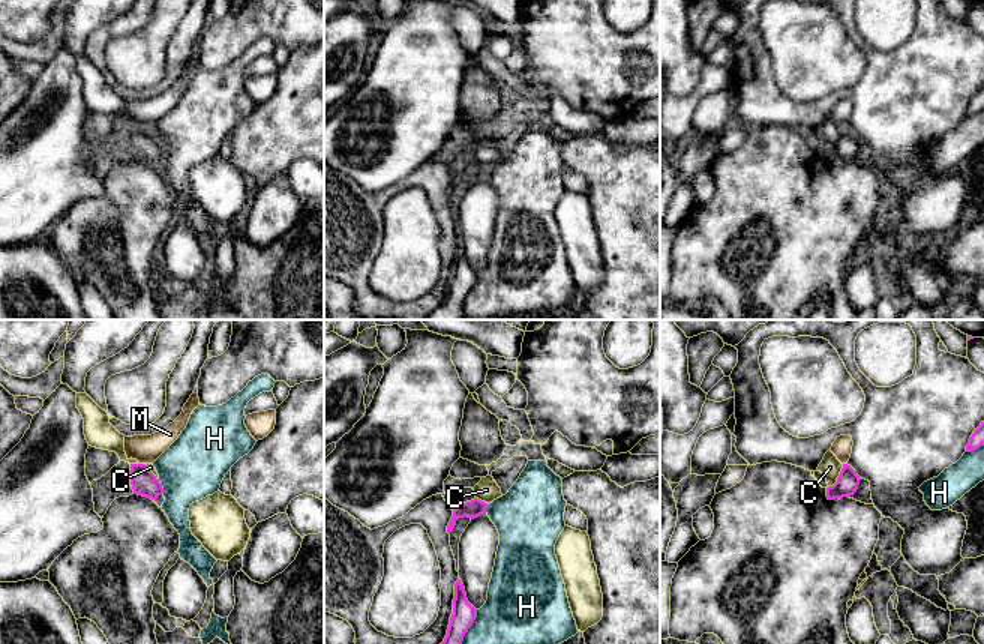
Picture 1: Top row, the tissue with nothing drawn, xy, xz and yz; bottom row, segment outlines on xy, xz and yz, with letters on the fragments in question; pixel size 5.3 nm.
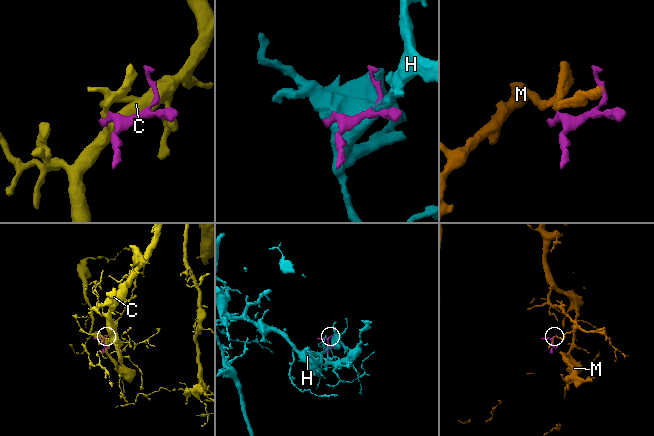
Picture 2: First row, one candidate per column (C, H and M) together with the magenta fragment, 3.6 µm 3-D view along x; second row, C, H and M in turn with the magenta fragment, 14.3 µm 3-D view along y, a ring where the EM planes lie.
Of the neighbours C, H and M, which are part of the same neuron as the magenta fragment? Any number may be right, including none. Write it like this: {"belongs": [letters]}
{"belongs": []}

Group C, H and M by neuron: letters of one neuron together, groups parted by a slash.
C / H / M

